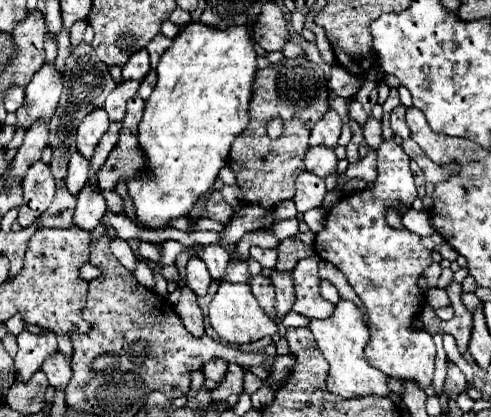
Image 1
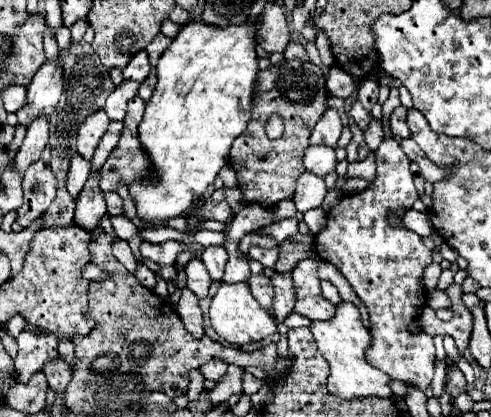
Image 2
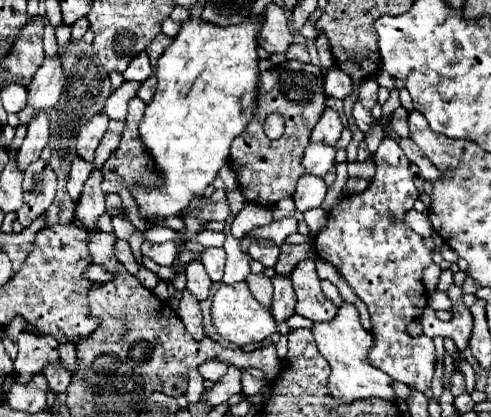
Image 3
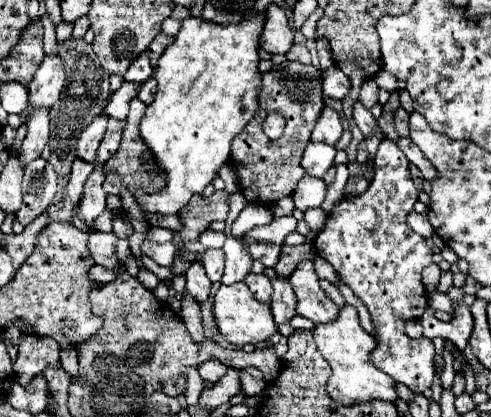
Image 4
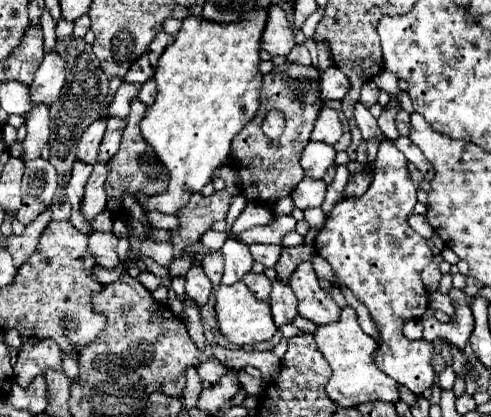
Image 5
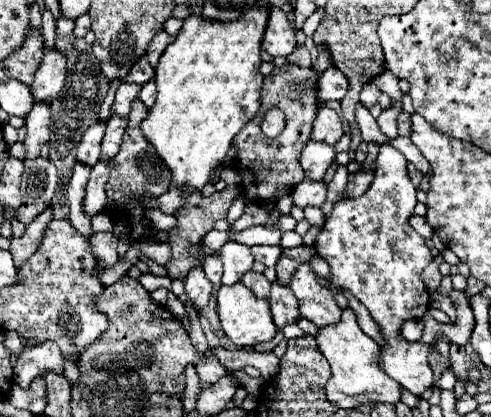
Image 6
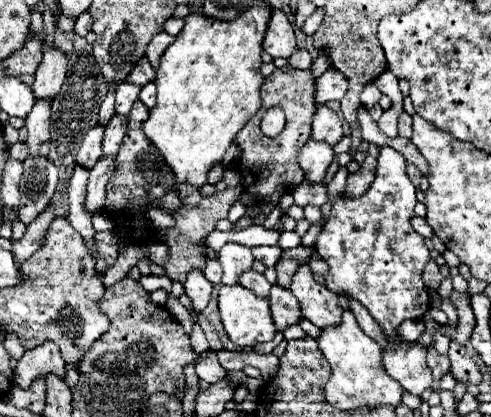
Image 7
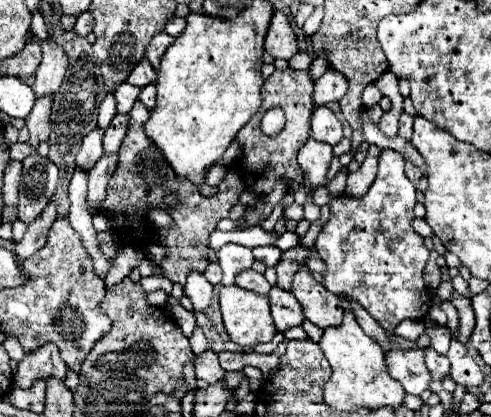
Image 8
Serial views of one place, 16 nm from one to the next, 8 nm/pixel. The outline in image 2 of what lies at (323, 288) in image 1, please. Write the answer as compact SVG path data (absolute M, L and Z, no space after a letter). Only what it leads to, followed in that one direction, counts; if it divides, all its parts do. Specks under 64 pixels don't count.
M322 280L320 282L320 288L322 292L322 296L326 298L326 300L330 300L332 304L338 304L340 302L340 296L338 296L338 290L330 284L327 280Z

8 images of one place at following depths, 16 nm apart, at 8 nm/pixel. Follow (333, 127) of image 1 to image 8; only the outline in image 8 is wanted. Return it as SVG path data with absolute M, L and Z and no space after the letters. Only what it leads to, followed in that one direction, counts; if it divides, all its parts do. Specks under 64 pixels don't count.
M326 106L316 108L312 116L312 138L328 144L338 144L342 140L342 122L330 108Z

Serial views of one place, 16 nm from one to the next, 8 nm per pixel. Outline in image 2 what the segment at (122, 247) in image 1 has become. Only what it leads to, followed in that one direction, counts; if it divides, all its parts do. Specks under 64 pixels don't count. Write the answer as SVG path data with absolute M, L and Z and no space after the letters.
M116 239L112 243L112 252L117 260L132 274L136 271L137 261L127 241Z

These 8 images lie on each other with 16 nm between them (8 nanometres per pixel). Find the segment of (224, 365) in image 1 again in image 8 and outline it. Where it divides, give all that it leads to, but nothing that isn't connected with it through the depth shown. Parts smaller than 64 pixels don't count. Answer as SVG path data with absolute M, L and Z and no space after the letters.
M210 348L196 358L194 366L196 366L196 376L198 376L200 380L208 382L208 384L216 384L216 382L222 380L224 374L226 374L226 370L218 364L216 352L210 350Z

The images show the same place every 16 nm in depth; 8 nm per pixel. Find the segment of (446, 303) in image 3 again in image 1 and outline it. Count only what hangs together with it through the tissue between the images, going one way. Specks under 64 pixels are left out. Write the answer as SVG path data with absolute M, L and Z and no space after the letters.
M430 288L430 292L426 294L426 300L432 308L442 308L442 306L450 304L450 300L442 288Z

